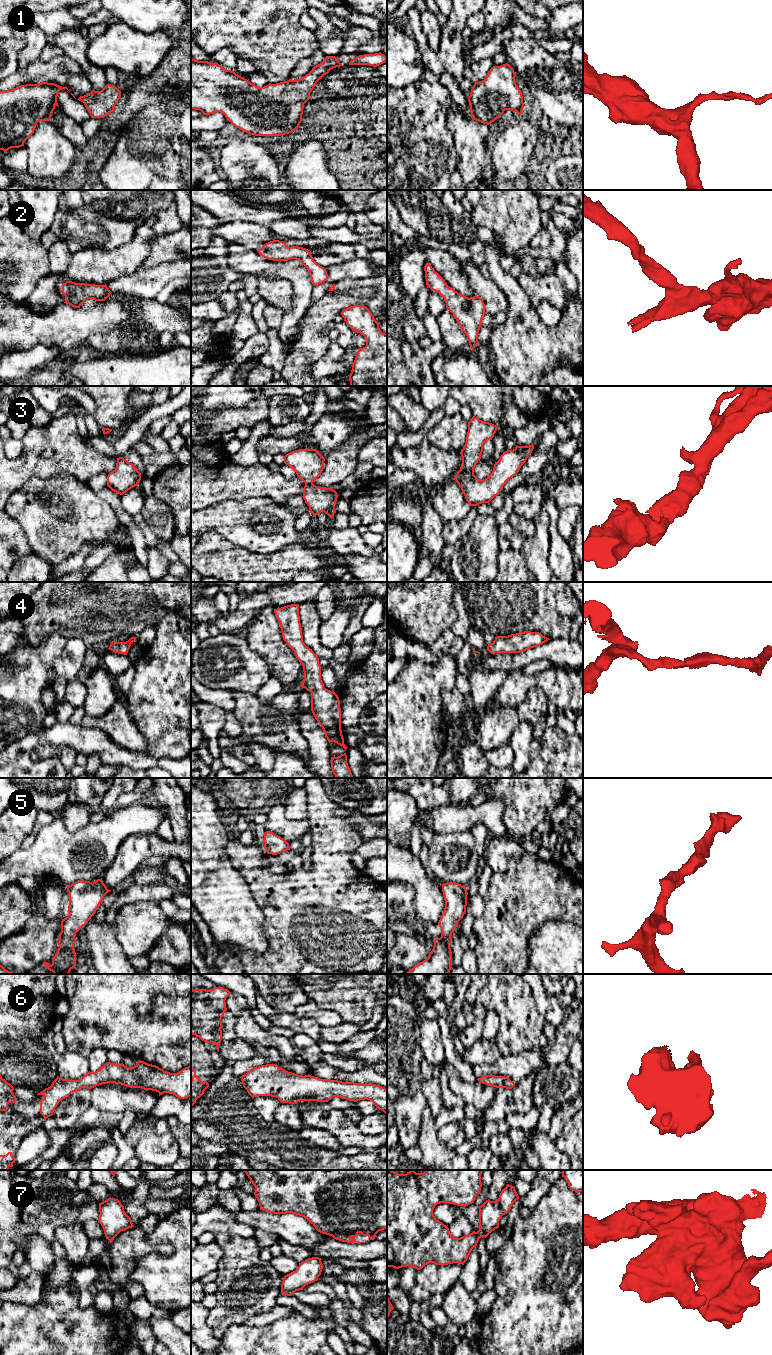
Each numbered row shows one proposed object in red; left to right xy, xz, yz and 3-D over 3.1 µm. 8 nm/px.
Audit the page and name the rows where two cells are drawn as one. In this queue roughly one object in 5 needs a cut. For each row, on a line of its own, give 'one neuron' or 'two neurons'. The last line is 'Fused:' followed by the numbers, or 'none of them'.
1: one neuron
2: one neuron
3: one neuron
4: one neuron
5: one neuron
6: one neuron
7: one neuron
Fused: none of them

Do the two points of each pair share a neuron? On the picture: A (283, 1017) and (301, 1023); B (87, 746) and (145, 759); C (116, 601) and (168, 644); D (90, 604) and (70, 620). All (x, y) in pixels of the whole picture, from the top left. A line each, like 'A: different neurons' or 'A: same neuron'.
A: same neuron
B: same neuron
C: different neurons
D: same neuron

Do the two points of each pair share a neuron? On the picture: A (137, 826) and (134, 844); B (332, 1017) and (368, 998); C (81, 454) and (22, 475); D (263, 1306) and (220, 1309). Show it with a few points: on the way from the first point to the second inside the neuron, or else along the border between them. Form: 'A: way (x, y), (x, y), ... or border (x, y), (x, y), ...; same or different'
A: border (155, 832), (130, 834), (118, 848); different
B: border (317, 1003), (322, 1007), (333, 1009), (343, 1021); different
C: way (66, 454), (57, 454), (49, 460), (37, 460); same
D: way (252, 1303), (231, 1304); same

